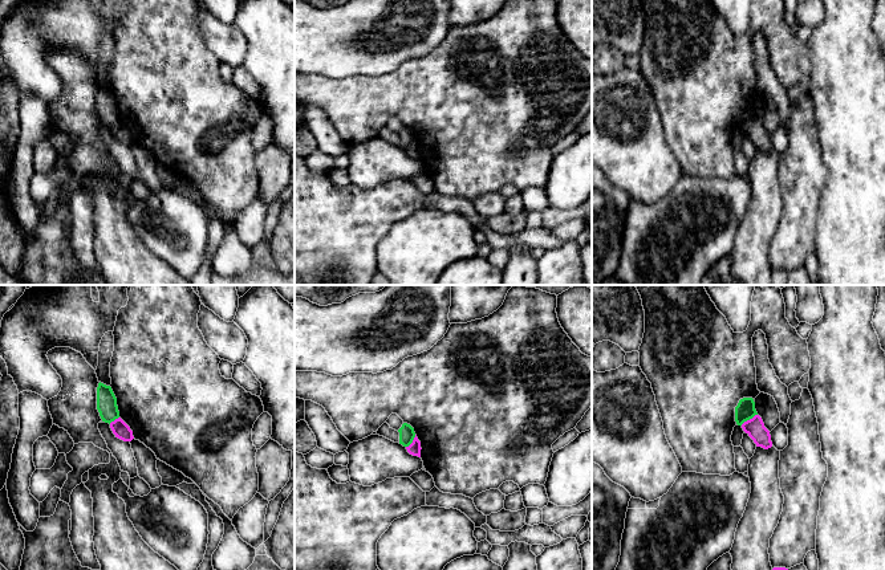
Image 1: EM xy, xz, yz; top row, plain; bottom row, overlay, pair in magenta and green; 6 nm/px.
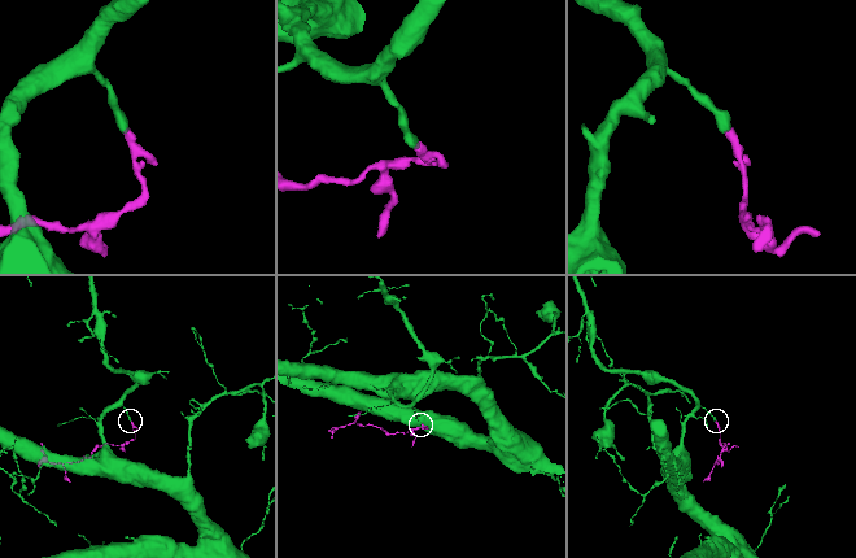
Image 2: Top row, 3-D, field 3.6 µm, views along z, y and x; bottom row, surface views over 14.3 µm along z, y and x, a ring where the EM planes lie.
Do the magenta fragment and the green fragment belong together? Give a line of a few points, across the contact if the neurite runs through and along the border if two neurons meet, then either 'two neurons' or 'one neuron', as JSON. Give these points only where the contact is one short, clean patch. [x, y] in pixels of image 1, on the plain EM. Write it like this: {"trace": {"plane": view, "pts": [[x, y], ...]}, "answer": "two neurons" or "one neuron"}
{"trace": {"plane": "yz", "pts": [[756, 117], [741, 127]]}, "answer": "two neurons"}

